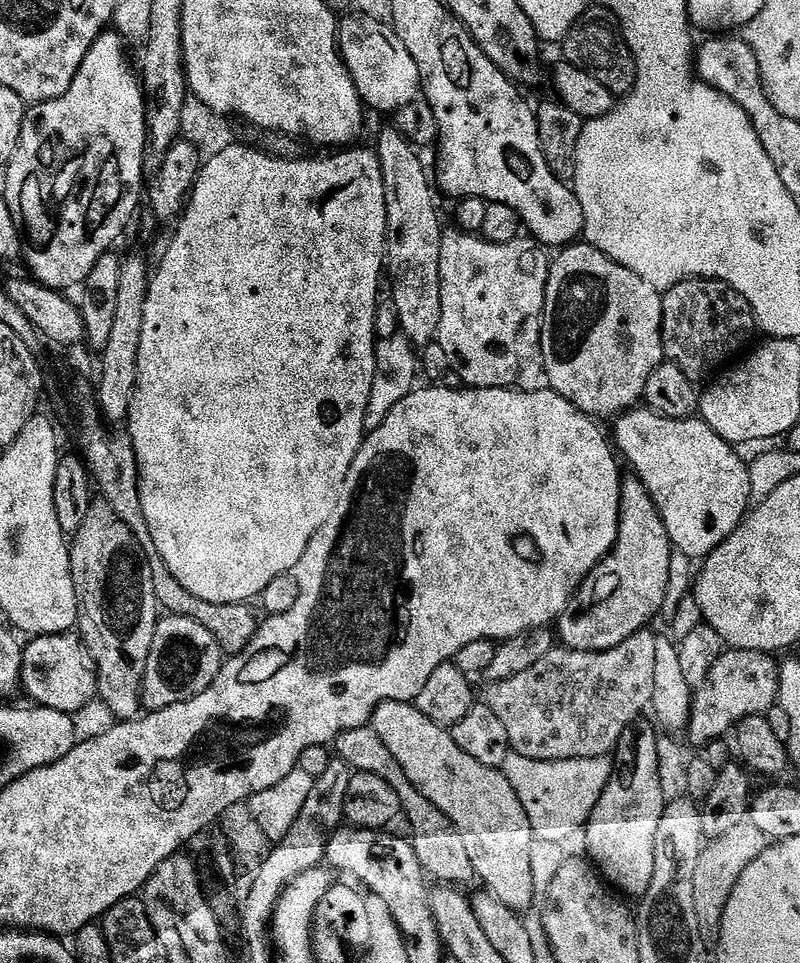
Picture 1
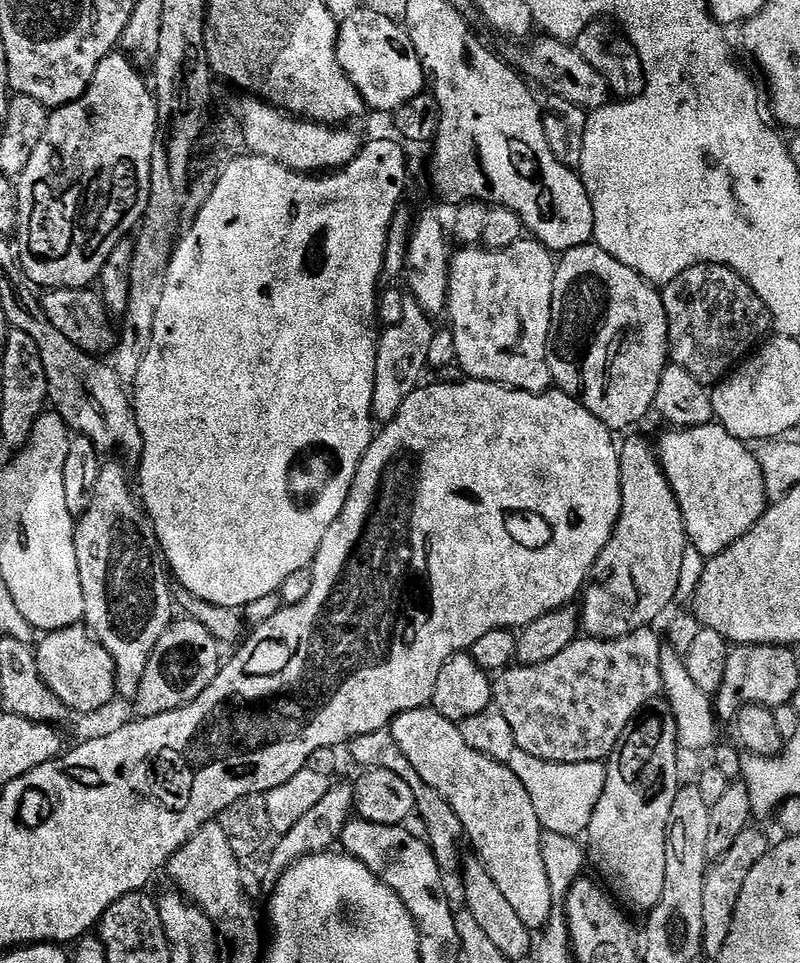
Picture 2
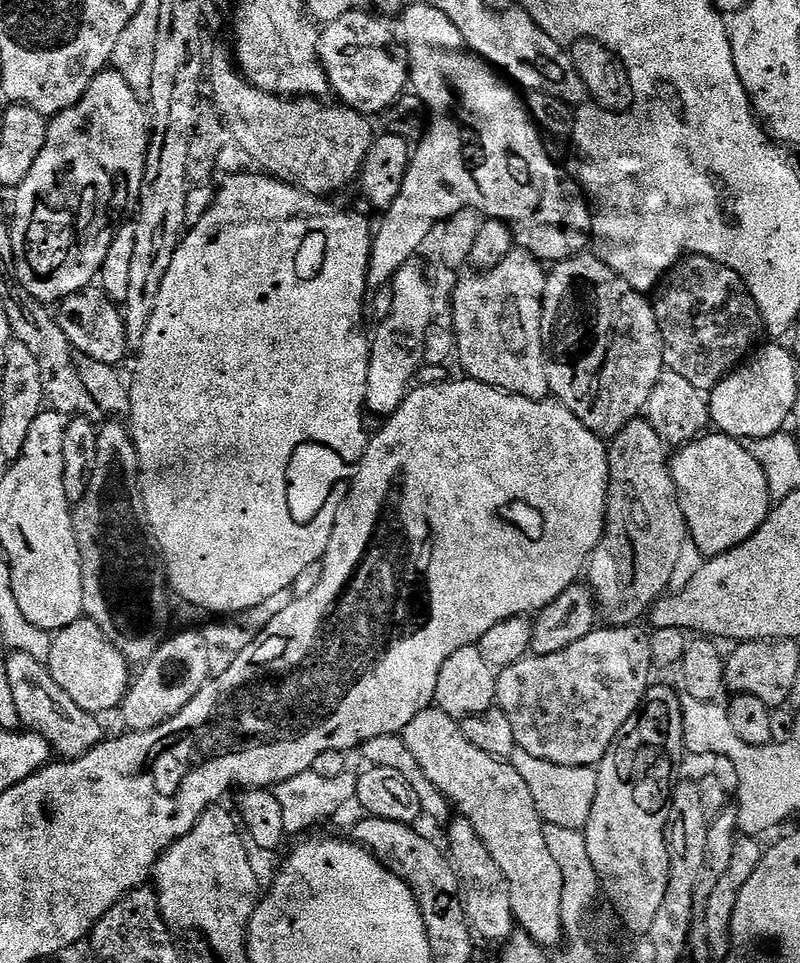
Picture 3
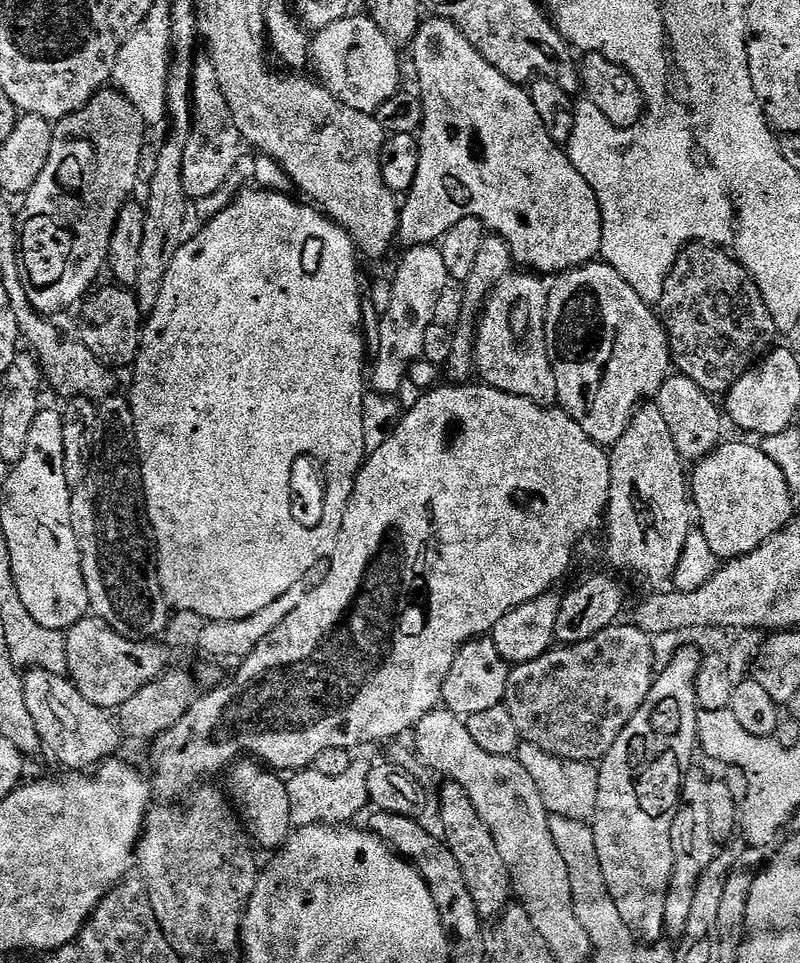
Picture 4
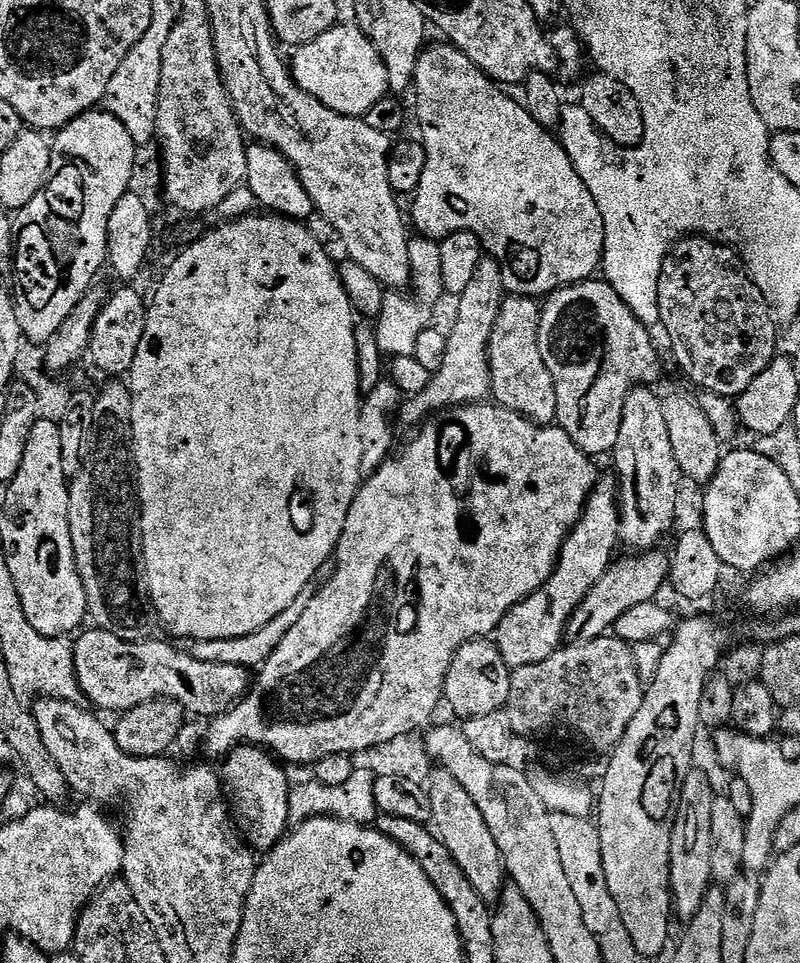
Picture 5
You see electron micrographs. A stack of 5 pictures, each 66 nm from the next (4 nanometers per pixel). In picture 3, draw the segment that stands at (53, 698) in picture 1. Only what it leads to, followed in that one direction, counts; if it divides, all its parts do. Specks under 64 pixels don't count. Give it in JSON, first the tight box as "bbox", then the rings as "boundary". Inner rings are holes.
{"bbox":[46,618,130,712],"boundary":[[[87,618],[74,621],[52,636],[52,649],[46,663],[54,682],[87,712],[108,712],[118,707],[128,692],[130,662],[105,638],[100,627]]]}

